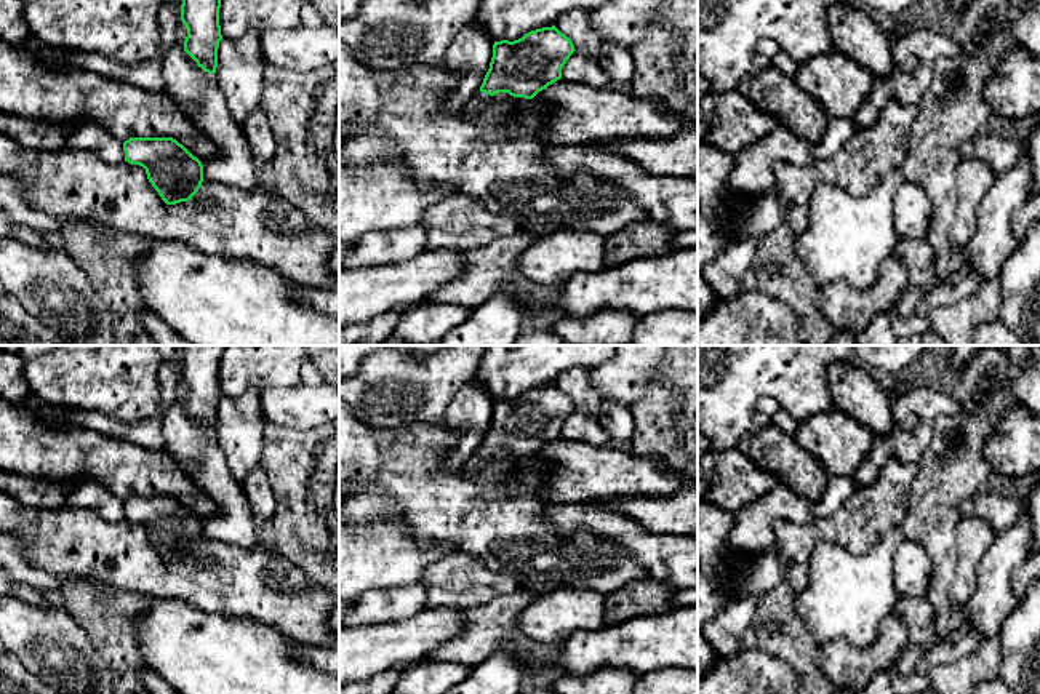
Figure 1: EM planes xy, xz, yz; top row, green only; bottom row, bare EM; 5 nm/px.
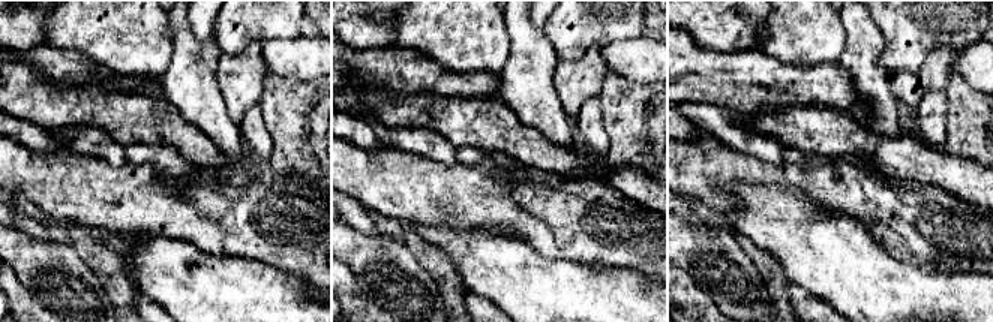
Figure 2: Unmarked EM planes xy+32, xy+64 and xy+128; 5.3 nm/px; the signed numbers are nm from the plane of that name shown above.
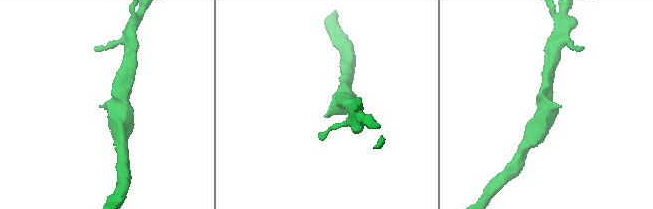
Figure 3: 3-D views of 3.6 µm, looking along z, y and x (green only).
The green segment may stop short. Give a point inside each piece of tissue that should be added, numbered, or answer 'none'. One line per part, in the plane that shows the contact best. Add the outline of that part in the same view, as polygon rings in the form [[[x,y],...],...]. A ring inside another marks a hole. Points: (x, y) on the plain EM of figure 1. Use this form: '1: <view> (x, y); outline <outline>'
1: xz (479, 456); outline [[[478,446],[470,459],[462,465],[462,473],[472,477],[490,456],[490,453],[482,451]]]

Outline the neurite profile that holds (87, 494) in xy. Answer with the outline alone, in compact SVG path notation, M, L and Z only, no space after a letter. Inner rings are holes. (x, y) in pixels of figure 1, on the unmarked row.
M78 480L70 488L66 505L94 512L109 521L125 520L123 501L90 480Z

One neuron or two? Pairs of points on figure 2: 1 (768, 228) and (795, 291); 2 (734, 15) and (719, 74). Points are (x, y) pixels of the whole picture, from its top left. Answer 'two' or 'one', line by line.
1: two
2: two

